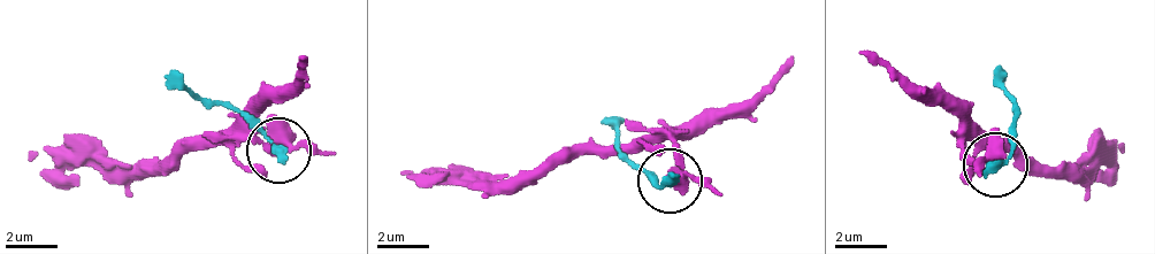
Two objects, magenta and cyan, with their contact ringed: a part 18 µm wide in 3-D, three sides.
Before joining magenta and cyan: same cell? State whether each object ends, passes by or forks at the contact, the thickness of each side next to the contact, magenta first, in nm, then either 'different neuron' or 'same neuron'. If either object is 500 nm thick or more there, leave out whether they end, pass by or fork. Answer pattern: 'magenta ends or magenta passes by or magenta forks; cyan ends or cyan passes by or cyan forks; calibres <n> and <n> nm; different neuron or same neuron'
magenta forks; cyan ends; calibres 360 and 360 nm; different neuron

